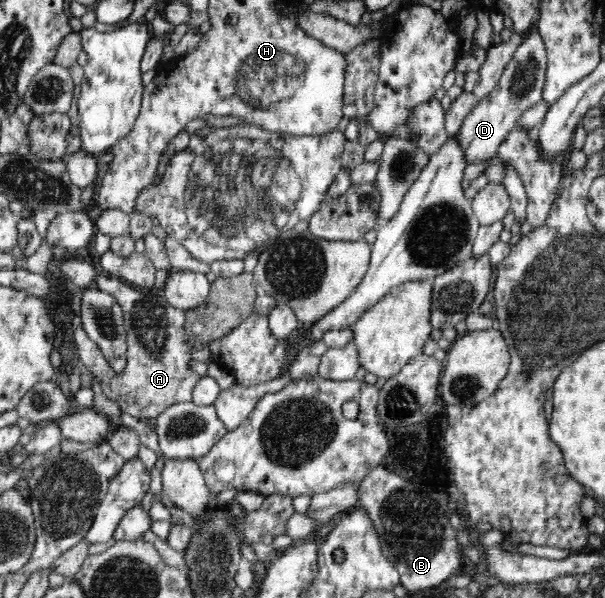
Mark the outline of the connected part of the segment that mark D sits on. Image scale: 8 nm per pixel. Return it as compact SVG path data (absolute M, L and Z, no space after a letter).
M531 31L513 53L497 87L478 101L471 113L465 117L459 131L451 135L454 141L458 141L458 147L465 157L467 165L475 164L476 166L498 159L501 144L505 143L509 132L516 127L519 117L529 107L533 107L535 103L543 100L542 93L545 91L545 83L547 83L547 67L548 60L544 42L536 31Z

